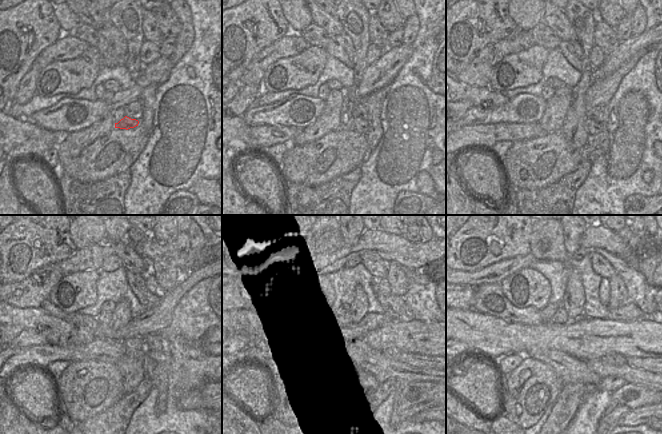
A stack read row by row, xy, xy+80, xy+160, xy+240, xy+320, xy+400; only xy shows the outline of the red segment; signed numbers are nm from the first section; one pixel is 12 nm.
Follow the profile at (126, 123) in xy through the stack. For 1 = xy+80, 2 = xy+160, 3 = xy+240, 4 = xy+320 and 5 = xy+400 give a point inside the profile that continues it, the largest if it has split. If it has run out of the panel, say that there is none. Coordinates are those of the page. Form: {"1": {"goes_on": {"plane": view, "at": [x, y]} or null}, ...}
{"1": {"goes_on": {"plane": "xy+80", "at": [361, 125]}}, "2": {"goes_on": {"plane": "xy+160", "at": [593, 127]}}, "3": {"goes_on": {"plane": "xy+240", "at": [159, 356]}}, "4": {"goes_on": {"plane": "xy+320", "at": [418, 361]}}, "5": {"goes_on": {"plane": "xy+400", "at": [649, 364]}}}

